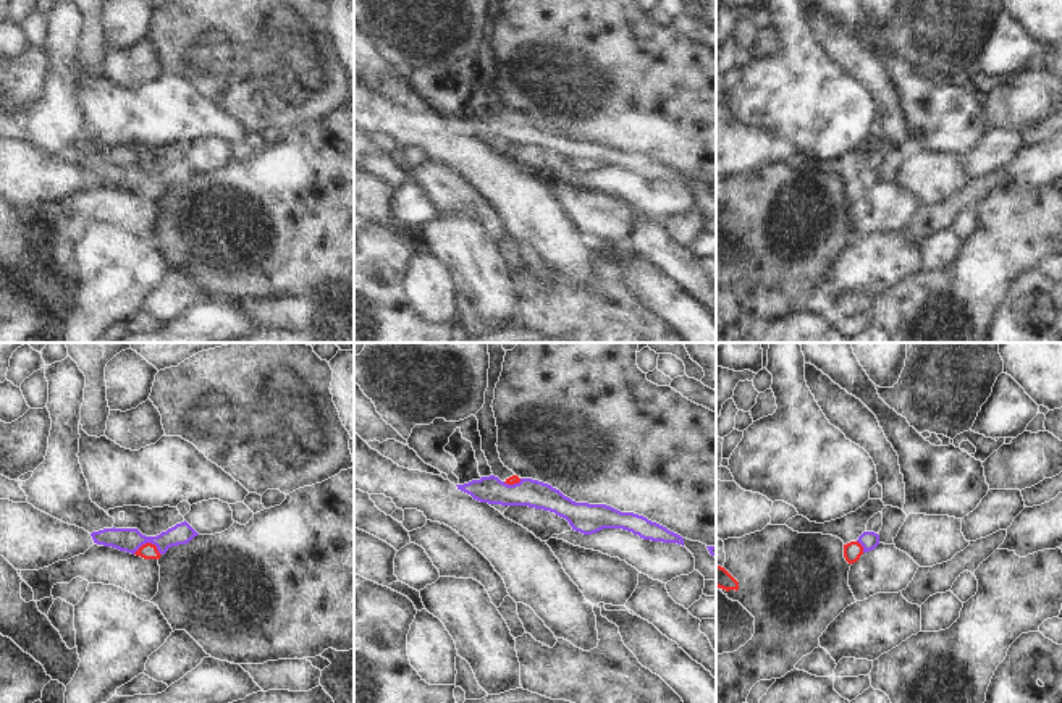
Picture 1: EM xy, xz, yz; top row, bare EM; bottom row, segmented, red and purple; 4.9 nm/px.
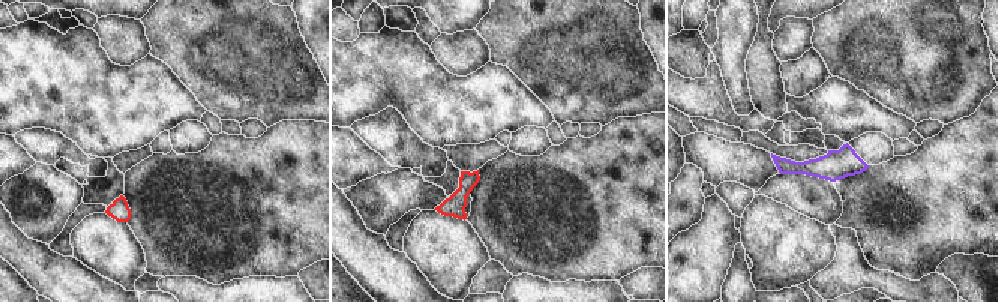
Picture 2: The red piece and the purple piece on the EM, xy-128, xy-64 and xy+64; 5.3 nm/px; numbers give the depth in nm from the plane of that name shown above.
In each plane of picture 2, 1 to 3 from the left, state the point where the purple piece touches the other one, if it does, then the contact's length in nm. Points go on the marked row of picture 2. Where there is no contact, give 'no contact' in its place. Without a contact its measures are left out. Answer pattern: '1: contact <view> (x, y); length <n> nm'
1: no contact
2: no contact
3: no contact

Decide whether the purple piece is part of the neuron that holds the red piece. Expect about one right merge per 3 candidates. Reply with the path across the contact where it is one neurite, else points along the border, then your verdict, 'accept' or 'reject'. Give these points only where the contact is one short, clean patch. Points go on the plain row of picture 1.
runs through xy (147, 189), (149, 181), (130, 178); accept

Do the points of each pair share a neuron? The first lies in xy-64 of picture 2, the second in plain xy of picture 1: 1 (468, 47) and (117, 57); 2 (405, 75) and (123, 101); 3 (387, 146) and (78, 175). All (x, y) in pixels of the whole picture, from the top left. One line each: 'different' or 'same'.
1: same
2: same
3: different

